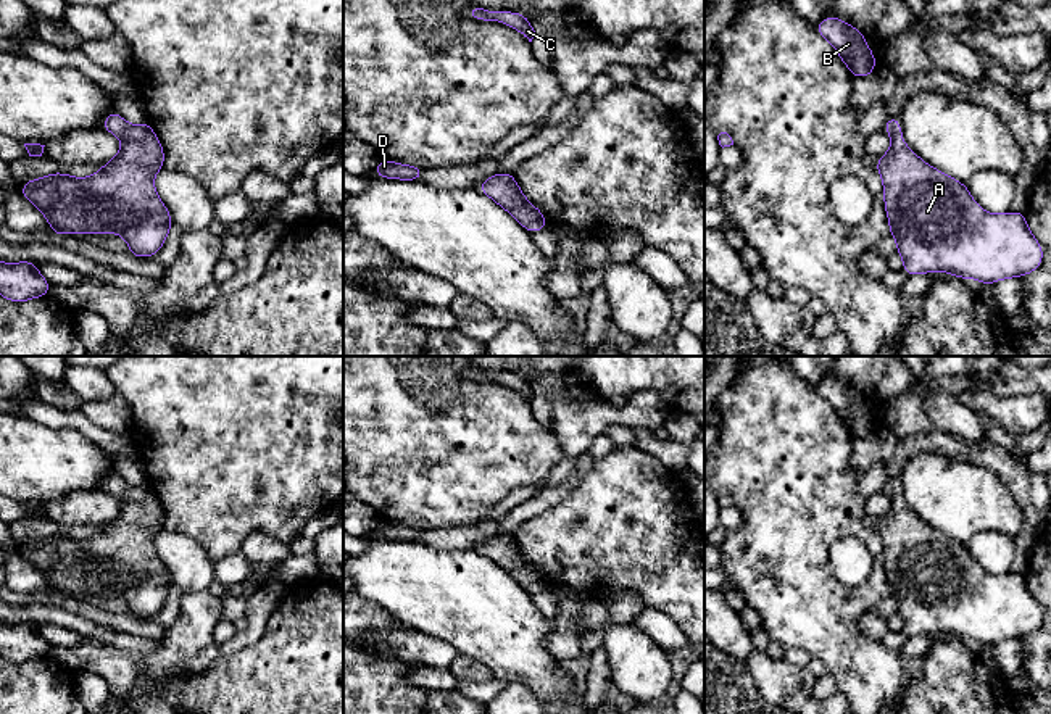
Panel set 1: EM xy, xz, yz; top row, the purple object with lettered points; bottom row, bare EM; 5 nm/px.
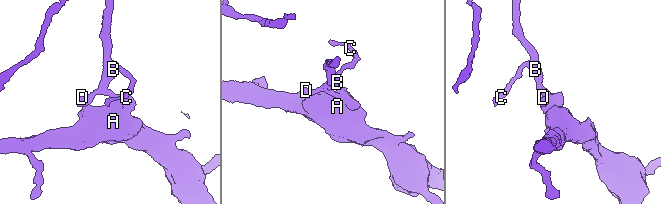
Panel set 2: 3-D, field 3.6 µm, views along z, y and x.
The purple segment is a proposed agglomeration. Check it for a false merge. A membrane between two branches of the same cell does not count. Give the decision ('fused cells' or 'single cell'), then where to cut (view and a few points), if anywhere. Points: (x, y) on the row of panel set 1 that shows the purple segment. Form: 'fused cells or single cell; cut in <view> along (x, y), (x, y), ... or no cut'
single cell; no cut

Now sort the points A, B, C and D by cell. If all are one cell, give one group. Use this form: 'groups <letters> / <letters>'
groups A B C D

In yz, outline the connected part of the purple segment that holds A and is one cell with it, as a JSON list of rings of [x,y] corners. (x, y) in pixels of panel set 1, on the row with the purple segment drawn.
[[[887,118],[890,150],[877,158],[875,169],[883,184],[883,203],[890,235],[908,276],[943,271],[959,279],[977,279],[985,287],[1003,279],[1024,277],[1043,263],[1043,247],[1030,232],[1025,214],[985,211],[966,184],[941,172],[917,156],[903,139],[901,121]]]

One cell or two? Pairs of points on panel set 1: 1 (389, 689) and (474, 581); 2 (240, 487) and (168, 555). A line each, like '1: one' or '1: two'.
1: two
2: two

